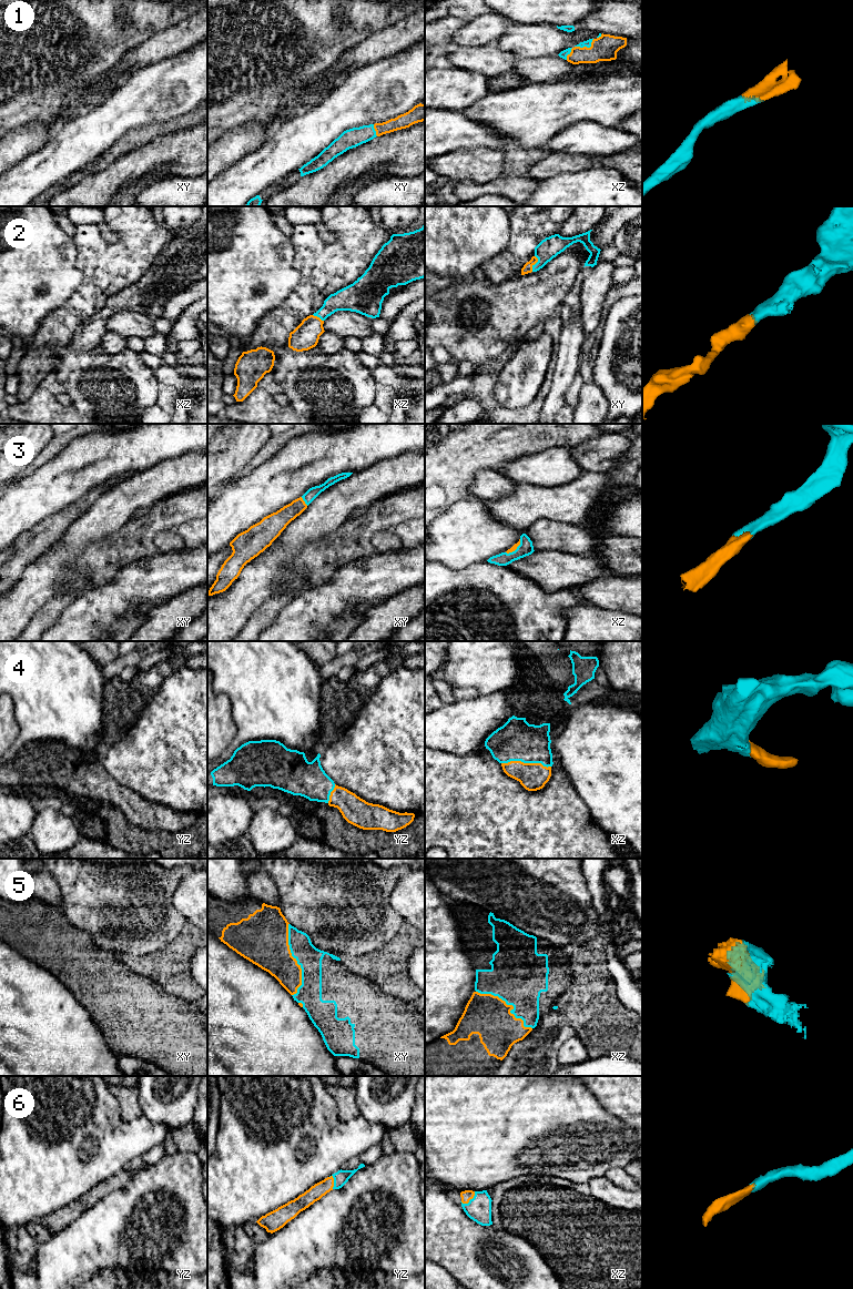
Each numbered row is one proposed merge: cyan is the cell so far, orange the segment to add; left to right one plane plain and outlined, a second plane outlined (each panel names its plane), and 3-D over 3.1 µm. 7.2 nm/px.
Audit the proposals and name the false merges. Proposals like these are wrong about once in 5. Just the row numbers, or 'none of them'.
none of them

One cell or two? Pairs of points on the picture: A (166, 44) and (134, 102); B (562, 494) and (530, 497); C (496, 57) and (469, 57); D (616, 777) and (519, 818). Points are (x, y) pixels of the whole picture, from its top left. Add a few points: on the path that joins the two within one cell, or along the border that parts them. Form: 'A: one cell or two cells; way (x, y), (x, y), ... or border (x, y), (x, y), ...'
A: two cells; border (181, 52), (176, 56), (140, 67), (132, 72)
B: one cell; way (555, 497), (538, 497)
C: one cell; way (489, 57), (476, 57)
D: two cells; border (564, 770), (572, 788), (591, 814)

